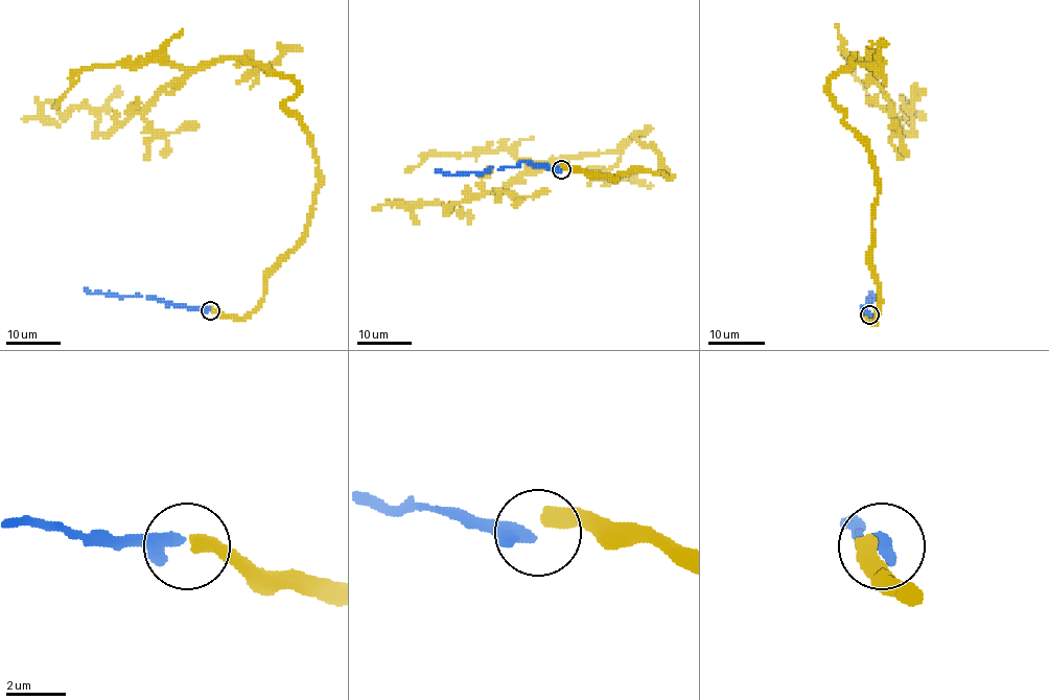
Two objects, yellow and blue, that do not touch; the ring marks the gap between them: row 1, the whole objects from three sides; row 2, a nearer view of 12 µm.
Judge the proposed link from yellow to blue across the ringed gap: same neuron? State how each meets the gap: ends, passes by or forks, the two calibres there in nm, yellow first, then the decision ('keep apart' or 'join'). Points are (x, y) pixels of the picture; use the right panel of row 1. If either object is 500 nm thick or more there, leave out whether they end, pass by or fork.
calibres 550 and 500 nm; keep apart

